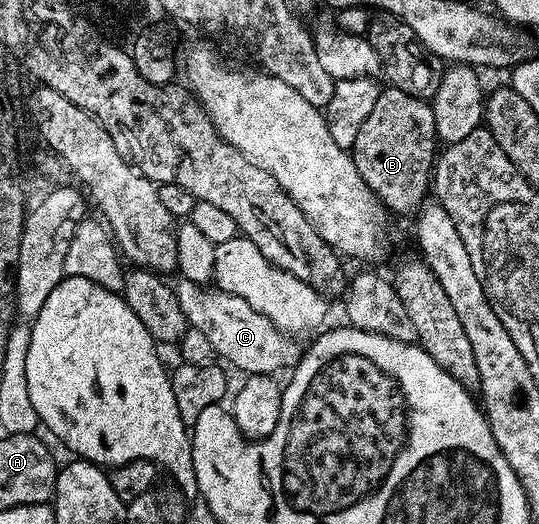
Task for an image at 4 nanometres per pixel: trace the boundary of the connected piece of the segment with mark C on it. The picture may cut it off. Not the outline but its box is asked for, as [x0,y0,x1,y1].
[174,279,302,375]

